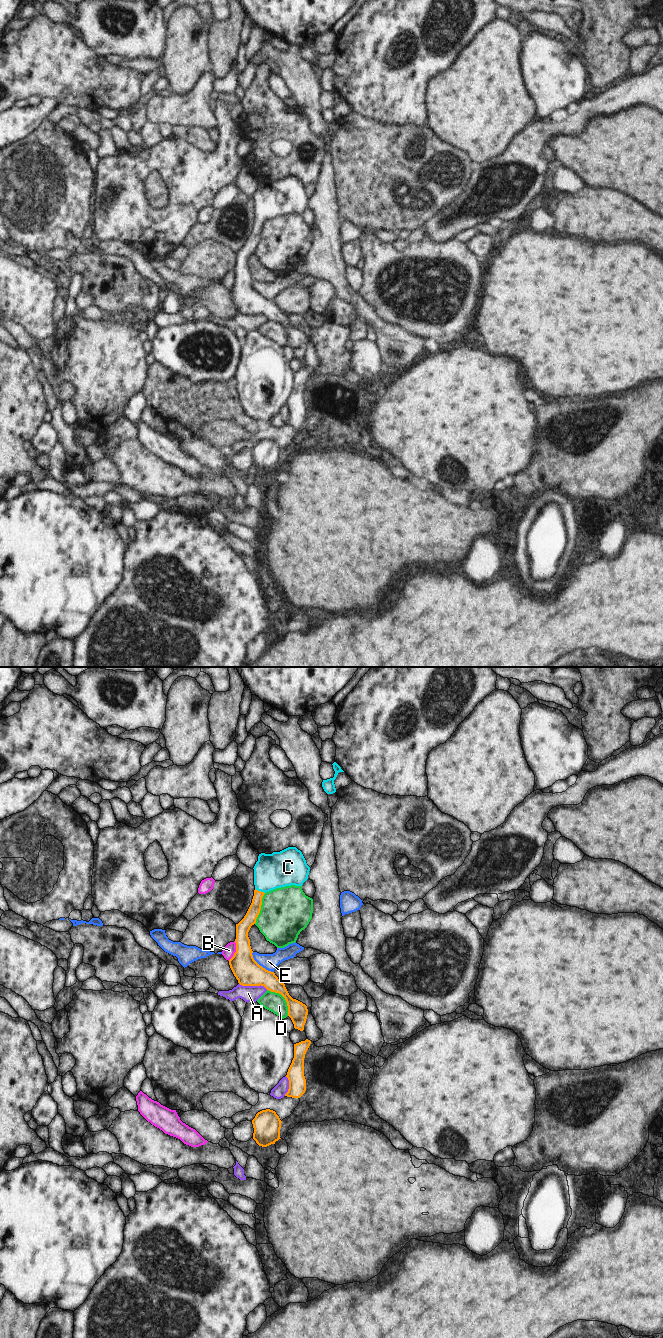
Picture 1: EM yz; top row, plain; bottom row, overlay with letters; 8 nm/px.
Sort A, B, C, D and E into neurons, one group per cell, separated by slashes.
A / B / C / D / E

